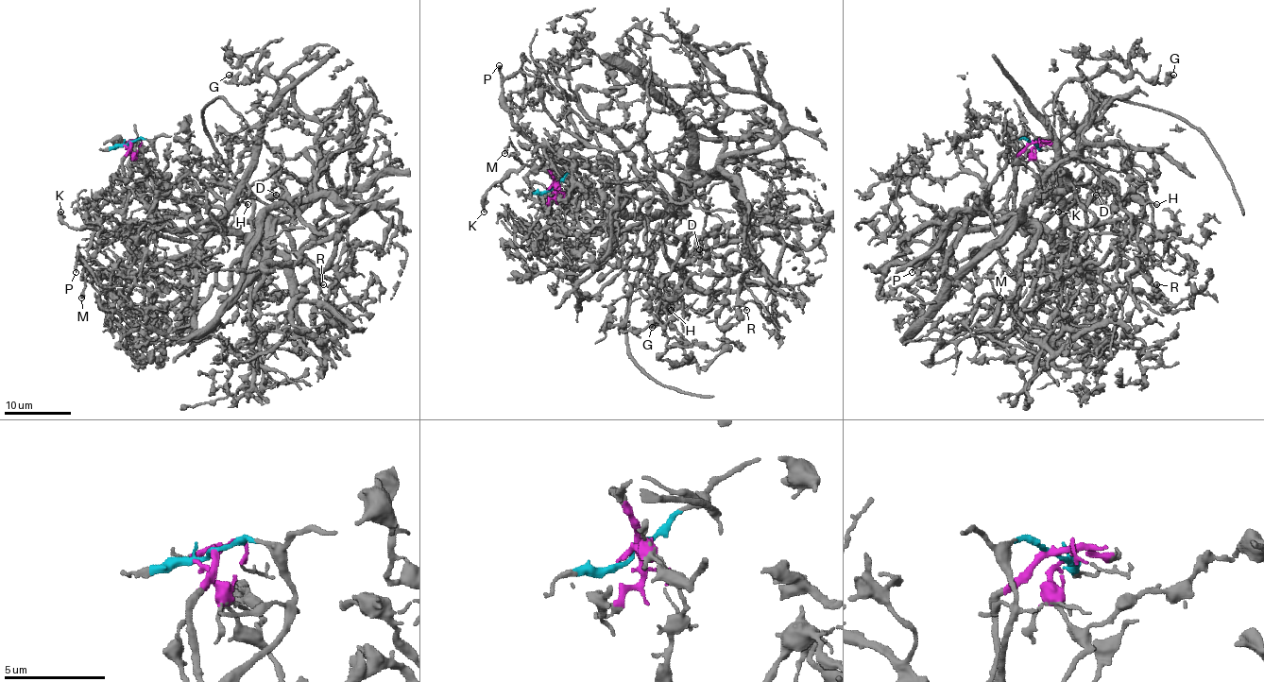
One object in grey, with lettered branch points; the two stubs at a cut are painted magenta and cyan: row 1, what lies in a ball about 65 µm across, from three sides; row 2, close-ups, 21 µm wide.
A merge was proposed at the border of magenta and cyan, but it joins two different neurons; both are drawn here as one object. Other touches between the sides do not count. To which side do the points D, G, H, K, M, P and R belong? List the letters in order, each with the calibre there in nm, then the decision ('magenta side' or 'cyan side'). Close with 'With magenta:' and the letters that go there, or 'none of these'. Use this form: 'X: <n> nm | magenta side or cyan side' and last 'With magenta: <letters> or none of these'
D: 200 nm | magenta side
G: 200 nm | magenta side
H: 160 nm | cyan side
K: 240 nm | cyan side
M: 340 nm | cyan side
P: 200 nm | cyan side
R: 110 nm | cyan side
With magenta: D, G

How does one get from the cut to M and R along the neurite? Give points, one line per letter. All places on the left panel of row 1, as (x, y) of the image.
M: (128, 143), (146, 140), (157, 164), (128, 203), (93, 236), (88, 249), (93, 262), (81, 298)
R: (128, 143), (146, 140), (157, 156), (128, 197), (131, 227), (201, 241), (218, 227), (271, 216), (323, 284)

